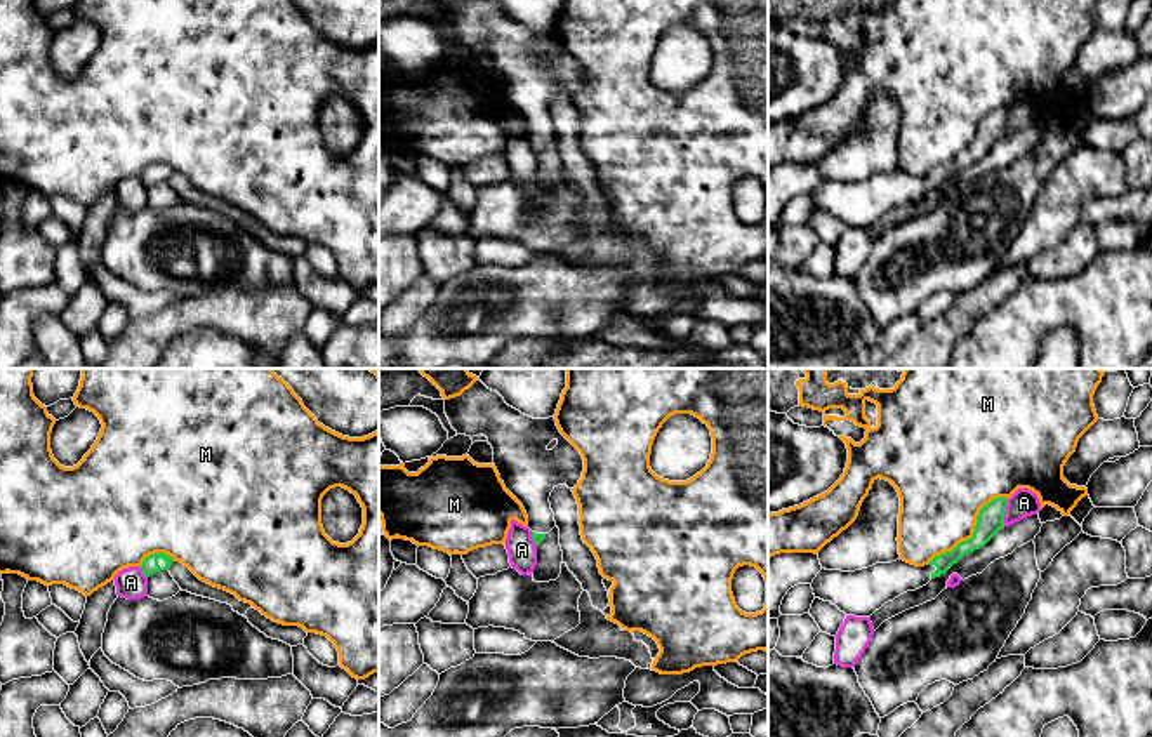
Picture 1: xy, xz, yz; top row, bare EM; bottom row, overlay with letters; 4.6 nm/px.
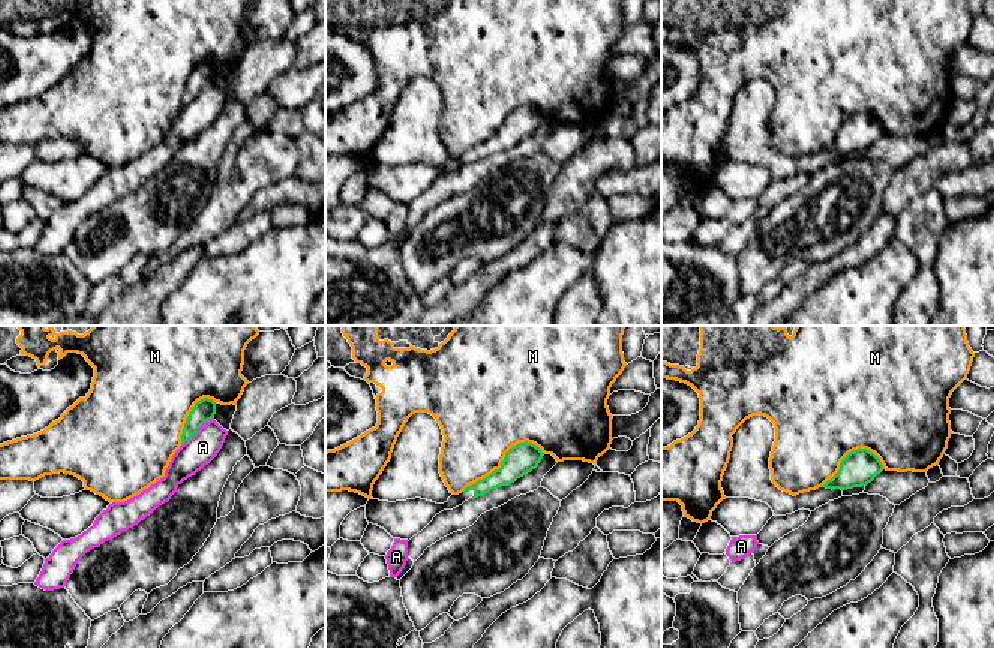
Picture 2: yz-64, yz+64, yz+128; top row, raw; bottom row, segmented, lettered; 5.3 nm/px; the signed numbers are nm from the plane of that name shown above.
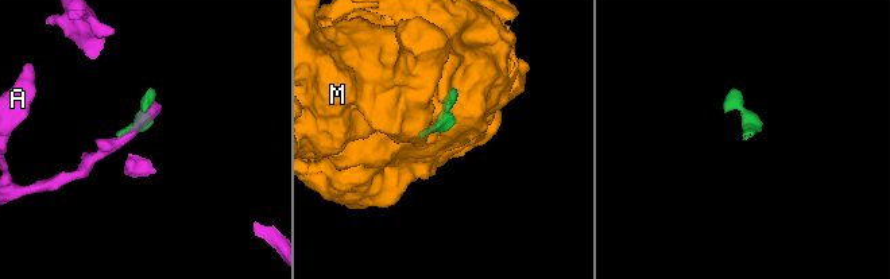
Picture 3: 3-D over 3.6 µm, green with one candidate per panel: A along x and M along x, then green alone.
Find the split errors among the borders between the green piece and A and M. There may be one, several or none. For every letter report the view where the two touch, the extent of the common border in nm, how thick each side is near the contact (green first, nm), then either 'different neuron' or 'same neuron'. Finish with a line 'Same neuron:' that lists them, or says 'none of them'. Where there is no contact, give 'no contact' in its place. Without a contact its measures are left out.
A: yz | 130 nm | 130/130 nm | different neuron
M: yz | 480 nm | 130/400 nm | different neuron
Same neuron: none of them

